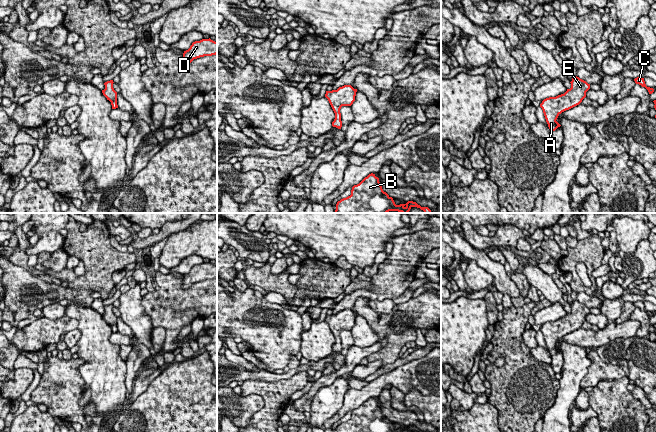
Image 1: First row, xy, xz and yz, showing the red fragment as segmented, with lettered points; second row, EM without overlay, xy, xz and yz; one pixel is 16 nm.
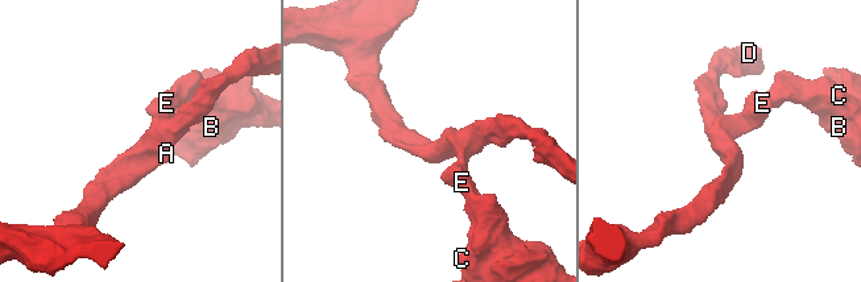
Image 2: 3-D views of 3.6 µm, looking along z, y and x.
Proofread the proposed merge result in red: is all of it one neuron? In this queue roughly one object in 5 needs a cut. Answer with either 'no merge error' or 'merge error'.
no merge error

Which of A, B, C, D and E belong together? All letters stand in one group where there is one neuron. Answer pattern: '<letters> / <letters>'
A B C D E

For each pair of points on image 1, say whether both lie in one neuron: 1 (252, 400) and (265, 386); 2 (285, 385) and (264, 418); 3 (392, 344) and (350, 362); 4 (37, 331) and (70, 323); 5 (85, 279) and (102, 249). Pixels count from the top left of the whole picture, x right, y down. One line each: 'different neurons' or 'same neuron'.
1: different neurons
2: same neuron
3: different neurons
4: same neuron
5: same neuron

